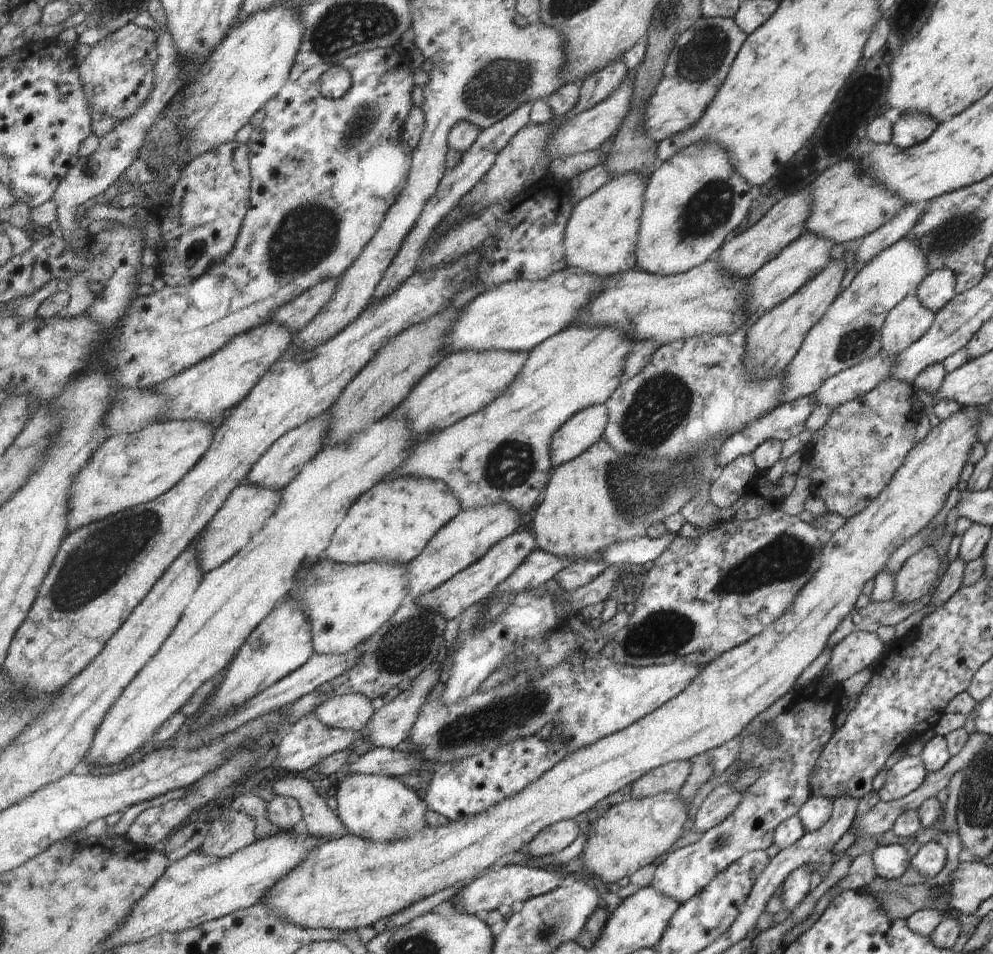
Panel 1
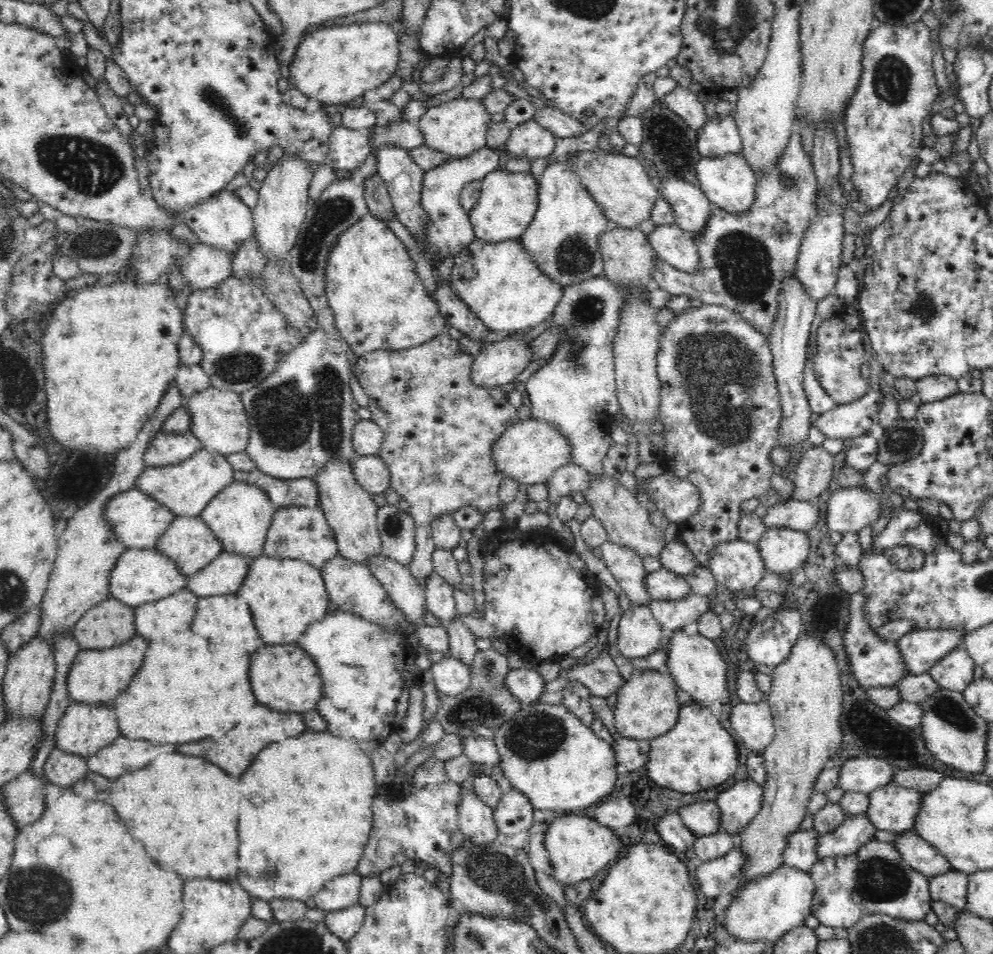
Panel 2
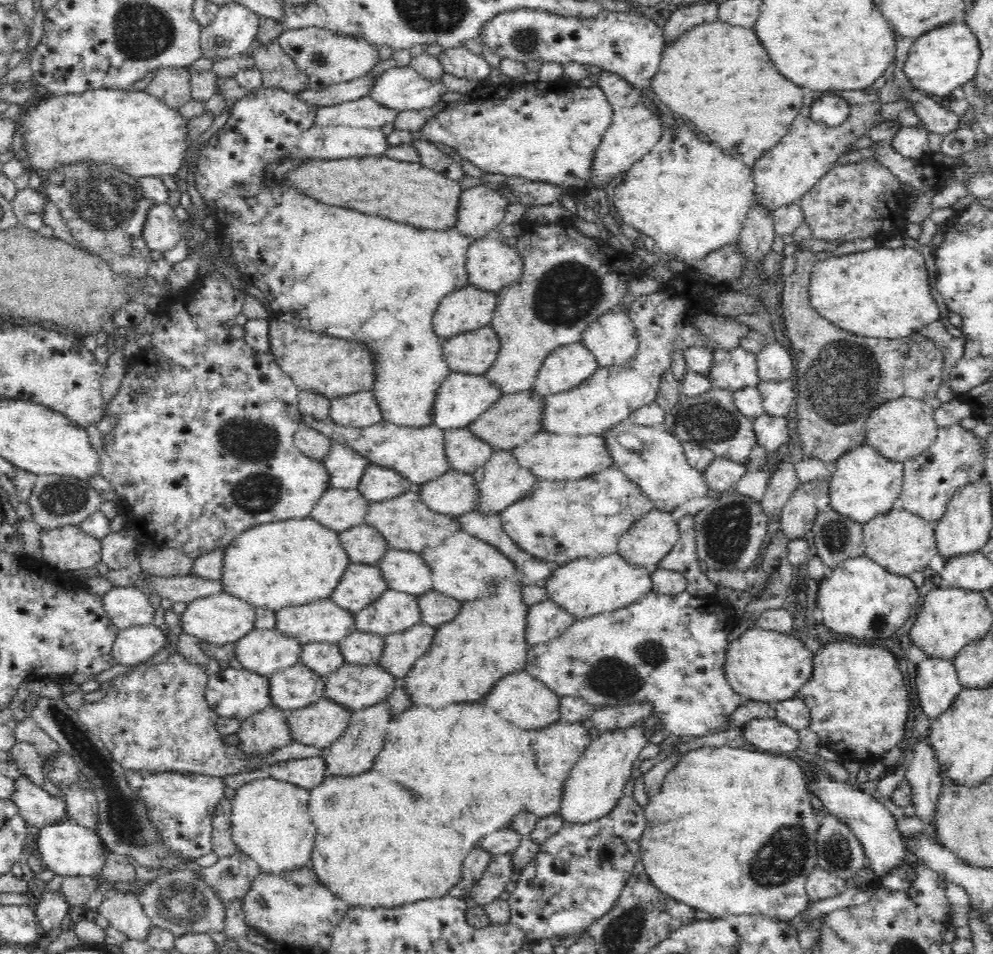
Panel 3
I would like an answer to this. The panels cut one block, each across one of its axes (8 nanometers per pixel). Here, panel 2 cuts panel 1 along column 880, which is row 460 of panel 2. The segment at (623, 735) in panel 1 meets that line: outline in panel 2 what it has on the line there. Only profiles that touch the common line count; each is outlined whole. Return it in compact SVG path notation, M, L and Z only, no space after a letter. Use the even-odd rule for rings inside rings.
M534 419L519 420L512 424L490 444L490 457L494 467L504 473L504 476L516 480L519 484L532 485L547 483L553 472L568 464L570 458L570 443L560 433L560 429Z

